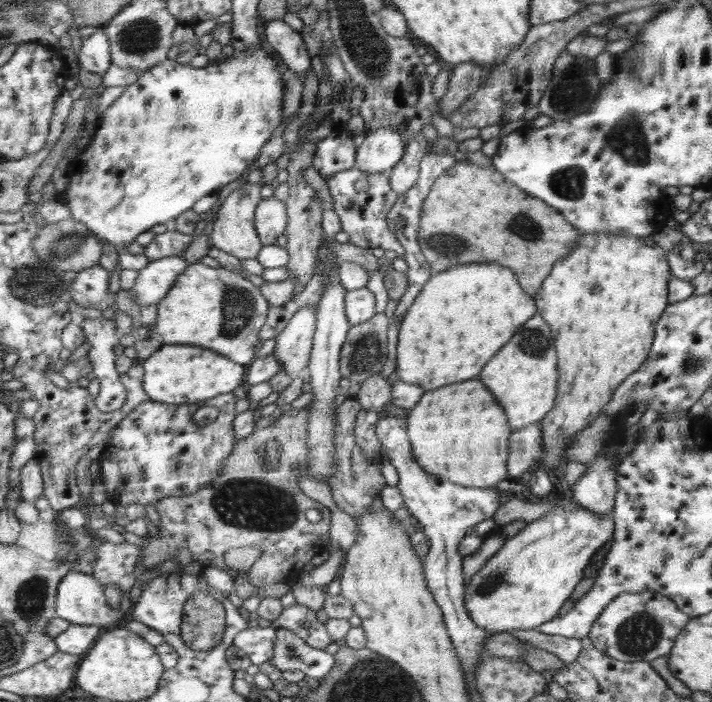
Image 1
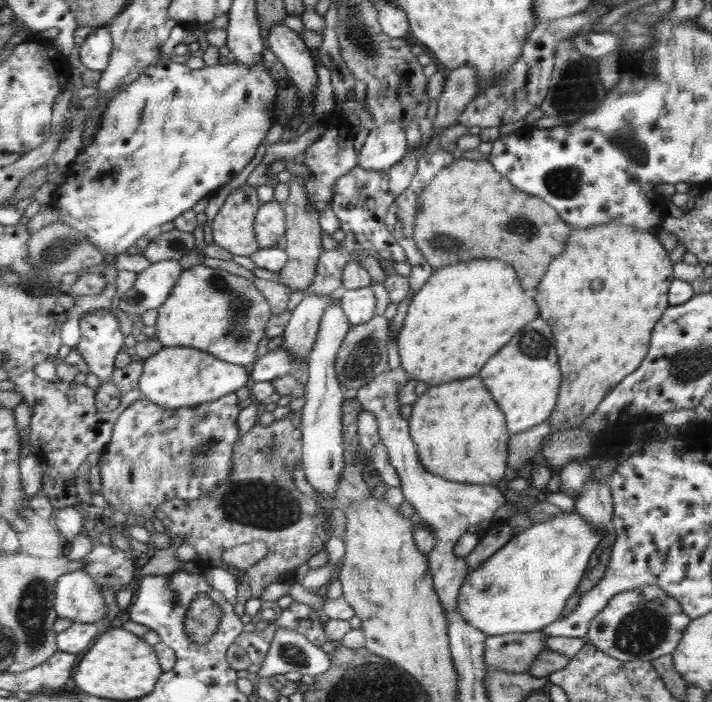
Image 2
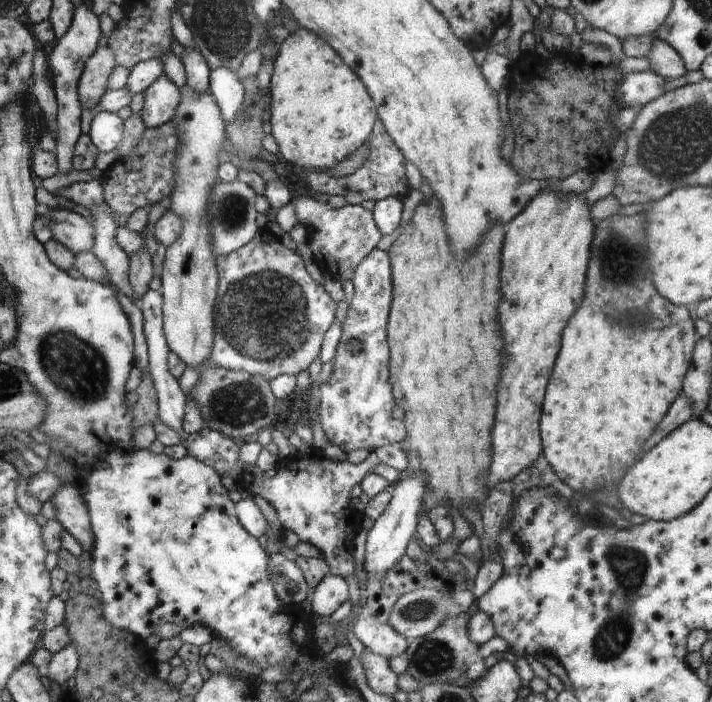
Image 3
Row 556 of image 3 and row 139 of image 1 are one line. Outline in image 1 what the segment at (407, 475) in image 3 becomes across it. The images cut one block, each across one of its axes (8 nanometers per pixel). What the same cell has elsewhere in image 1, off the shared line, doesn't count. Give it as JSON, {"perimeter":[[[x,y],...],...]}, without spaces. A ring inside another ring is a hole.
{"perimeter":[[[393,127],[367,133],[355,152],[355,167],[362,172],[381,173],[392,169],[404,156],[404,137]]]}

